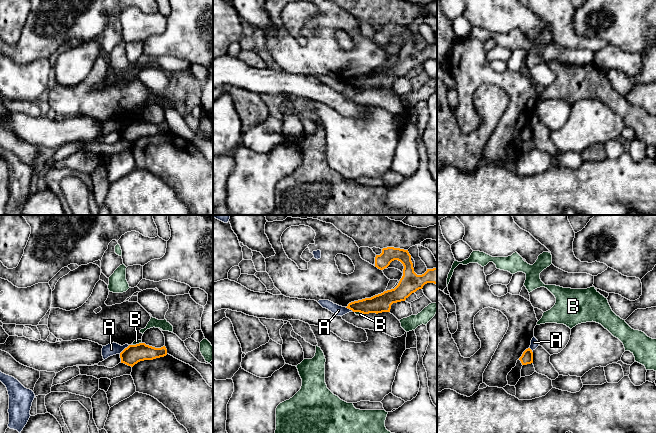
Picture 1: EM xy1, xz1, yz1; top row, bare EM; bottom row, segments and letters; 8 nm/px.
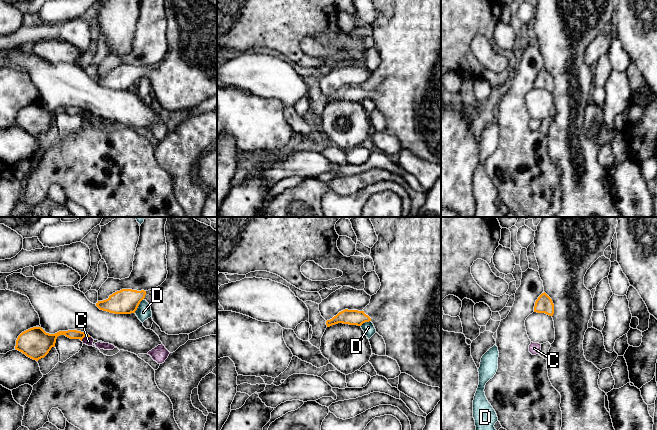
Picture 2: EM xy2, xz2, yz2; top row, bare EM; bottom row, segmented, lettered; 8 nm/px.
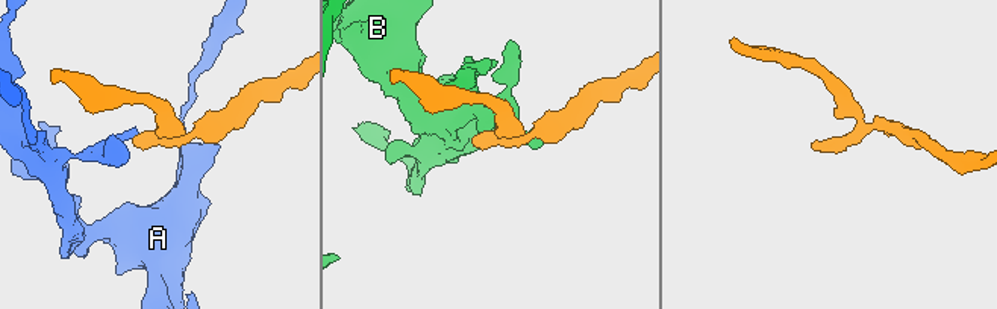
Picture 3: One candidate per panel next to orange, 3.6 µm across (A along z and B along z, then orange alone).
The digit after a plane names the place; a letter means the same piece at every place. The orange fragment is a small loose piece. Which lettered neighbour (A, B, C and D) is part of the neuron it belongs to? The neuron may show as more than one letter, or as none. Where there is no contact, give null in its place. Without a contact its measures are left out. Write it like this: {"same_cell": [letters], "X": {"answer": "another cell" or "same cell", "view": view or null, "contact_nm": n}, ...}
{"same_cell": [], "A": {"answer": "another cell", "view": "xy1", "contact_nm": 110}, "B": {"answer": "another cell", "view": "xy1", "contact_nm": 90}, "C": {"answer": "another cell", "view": "xy2", "contact_nm": 80}, "D": {"answer": "another cell", "view": "xy2", "contact_nm": 140}}

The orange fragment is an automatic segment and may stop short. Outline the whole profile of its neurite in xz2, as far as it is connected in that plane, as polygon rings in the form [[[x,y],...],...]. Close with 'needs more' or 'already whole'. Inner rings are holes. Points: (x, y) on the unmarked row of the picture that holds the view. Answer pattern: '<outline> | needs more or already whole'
[[[373,0],[378,17],[371,24],[370,33],[373,35],[375,48],[380,55],[380,65],[371,72],[370,79],[362,86],[345,85],[332,95],[326,97],[327,103],[343,99],[361,102],[371,97],[376,108],[383,113],[386,120],[386,132],[397,137],[401,149],[412,152],[420,159],[441,164],[441,0]]] | needs more

